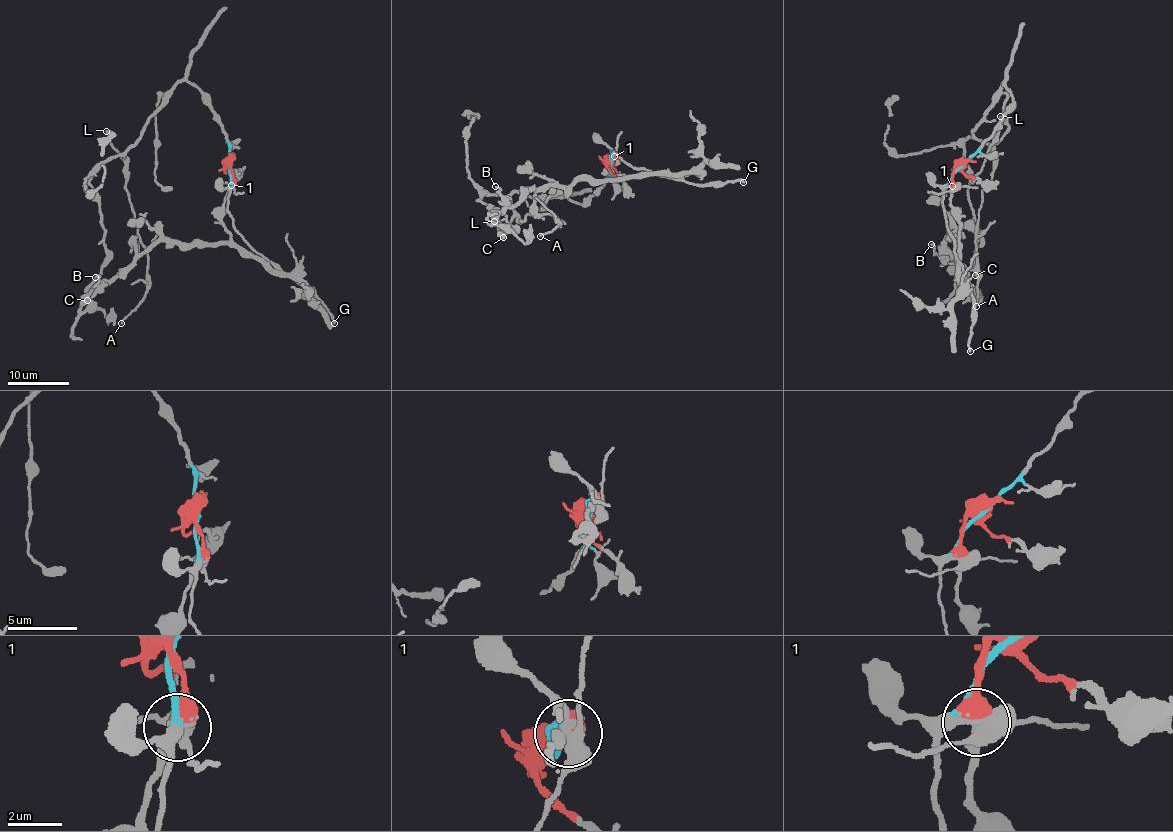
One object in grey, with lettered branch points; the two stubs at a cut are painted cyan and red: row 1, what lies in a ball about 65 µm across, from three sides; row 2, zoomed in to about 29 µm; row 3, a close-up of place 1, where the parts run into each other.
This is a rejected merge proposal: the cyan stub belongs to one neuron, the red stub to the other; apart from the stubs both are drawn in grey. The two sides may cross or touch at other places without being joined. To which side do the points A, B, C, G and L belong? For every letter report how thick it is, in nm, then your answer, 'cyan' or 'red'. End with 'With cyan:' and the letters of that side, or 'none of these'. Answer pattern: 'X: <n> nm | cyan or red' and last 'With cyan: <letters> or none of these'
A: 130 nm | cyan
B: 170 nm | red
C: 320 nm | cyan
G: 240 nm | cyan
L: 440 nm | cyan
With cyan: A, C, G, L

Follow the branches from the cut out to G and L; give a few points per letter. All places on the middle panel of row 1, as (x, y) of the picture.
G: (611, 161), (611, 150), (633, 167), (661, 176), (704, 185), (721, 186), (739, 179), (744, 182)
L: (611, 161), (604, 185), (582, 203), (512, 193), (512, 220), (500, 231), (493, 221)

